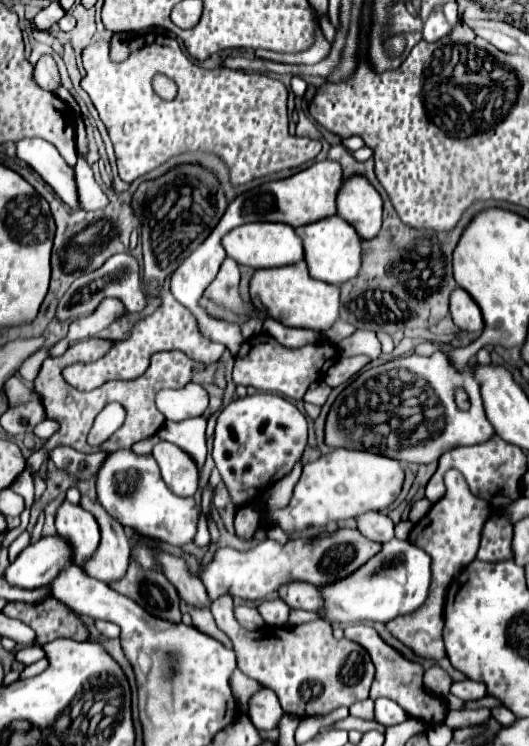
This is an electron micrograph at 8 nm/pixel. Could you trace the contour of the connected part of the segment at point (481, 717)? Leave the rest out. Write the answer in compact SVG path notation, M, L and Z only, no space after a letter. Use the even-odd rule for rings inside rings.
M482 708L482 710L450 710L446 716L446 724L450 728L462 728L462 726L476 726L482 724L490 718L490 710Z

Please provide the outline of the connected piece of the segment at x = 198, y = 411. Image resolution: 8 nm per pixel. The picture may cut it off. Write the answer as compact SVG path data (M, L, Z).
M188 382L180 390L164 388L156 394L156 408L172 422L202 416L208 408L208 392L194 382Z

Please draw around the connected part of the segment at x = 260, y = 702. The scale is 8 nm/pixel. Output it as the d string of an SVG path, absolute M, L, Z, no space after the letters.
M260 688L252 694L248 702L248 716L258 730L272 730L276 728L278 720L282 718L282 708L276 694L270 688Z

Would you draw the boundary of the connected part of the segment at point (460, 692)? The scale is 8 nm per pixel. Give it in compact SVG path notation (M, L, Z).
M462 680L454 682L450 692L462 700L480 700L486 696L486 686L480 686L480 682L474 680Z

